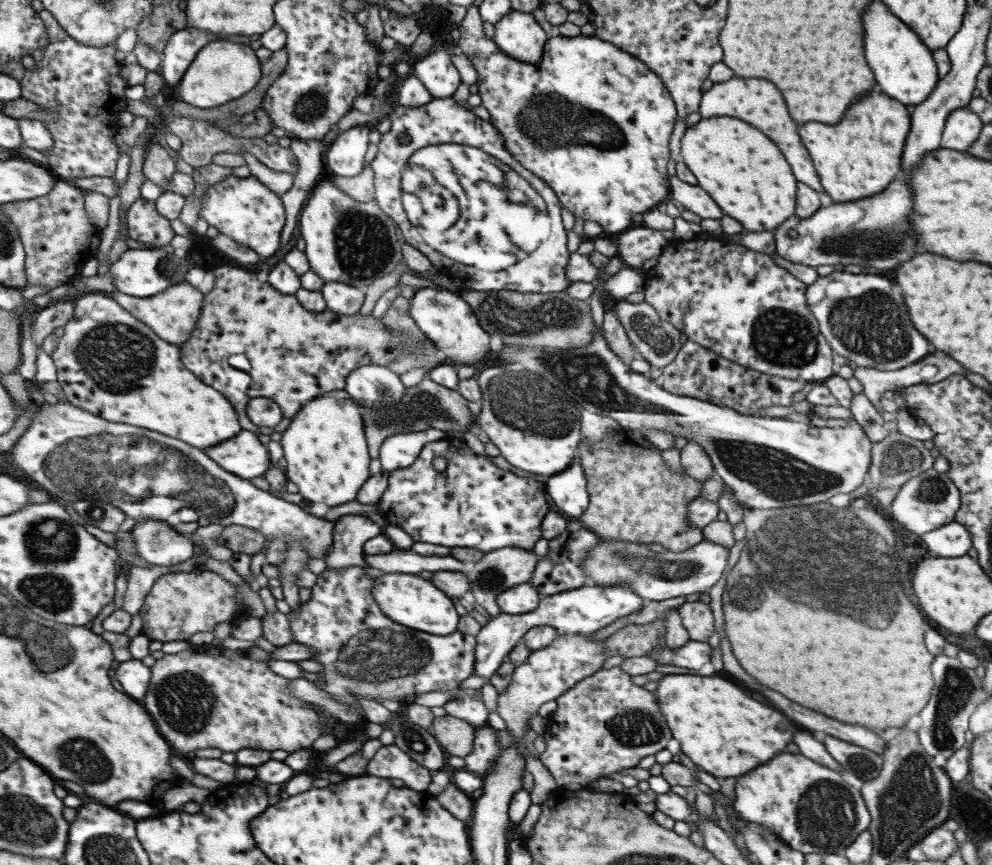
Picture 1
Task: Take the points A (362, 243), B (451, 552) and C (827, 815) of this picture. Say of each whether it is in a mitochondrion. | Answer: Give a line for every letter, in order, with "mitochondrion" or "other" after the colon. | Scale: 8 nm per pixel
A: mitochondrion
B: other
C: mitochondrion

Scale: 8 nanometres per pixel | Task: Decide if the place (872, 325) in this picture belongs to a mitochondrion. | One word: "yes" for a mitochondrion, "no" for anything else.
yes

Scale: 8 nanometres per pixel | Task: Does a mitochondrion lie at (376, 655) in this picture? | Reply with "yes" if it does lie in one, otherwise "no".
yes

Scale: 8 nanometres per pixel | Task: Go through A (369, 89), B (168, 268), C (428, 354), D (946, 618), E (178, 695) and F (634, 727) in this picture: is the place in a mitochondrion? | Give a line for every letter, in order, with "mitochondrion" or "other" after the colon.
A: other
B: mitochondrion
C: other
D: other
E: mitochondrion
F: mitochondrion

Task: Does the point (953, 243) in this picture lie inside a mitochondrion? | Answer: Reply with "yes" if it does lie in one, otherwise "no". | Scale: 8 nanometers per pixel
no

